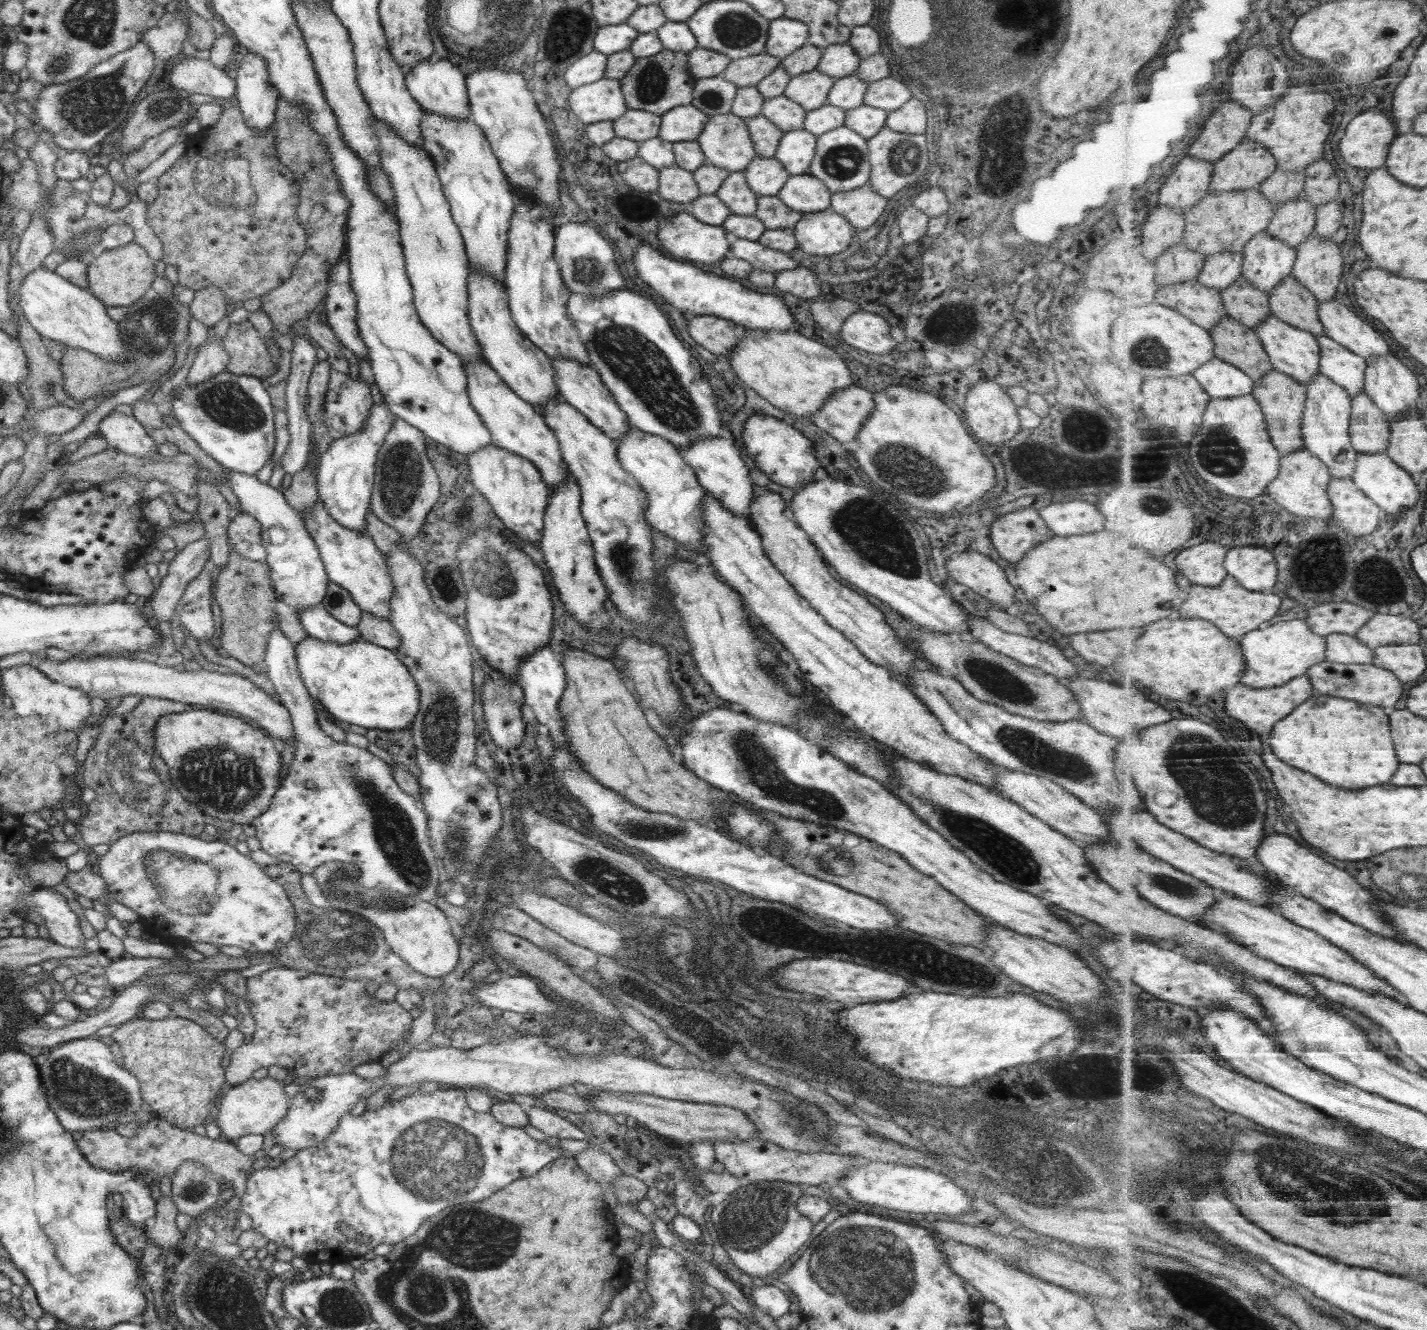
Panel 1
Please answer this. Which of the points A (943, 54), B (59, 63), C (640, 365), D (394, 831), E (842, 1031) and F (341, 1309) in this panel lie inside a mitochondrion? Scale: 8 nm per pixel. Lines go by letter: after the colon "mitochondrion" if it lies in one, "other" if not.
A: mitochondrion
B: mitochondrion
C: mitochondrion
D: mitochondrion
E: other
F: mitochondrion

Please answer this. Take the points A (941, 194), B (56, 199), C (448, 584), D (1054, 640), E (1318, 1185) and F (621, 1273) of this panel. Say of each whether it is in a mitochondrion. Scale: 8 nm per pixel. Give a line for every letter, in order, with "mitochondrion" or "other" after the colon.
A: other
B: mitochondrion
C: mitochondrion
D: other
E: mitochondrion
F: other

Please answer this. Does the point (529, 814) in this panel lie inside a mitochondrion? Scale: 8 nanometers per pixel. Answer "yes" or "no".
no

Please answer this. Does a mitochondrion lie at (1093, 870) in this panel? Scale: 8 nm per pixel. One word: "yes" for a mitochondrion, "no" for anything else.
no

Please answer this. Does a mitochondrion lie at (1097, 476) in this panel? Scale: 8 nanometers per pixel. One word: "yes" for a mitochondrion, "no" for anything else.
no

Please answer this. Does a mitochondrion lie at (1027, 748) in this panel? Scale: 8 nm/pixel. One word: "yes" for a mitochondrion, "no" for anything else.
yes

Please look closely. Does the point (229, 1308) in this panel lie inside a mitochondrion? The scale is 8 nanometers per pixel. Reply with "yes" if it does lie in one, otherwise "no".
yes

